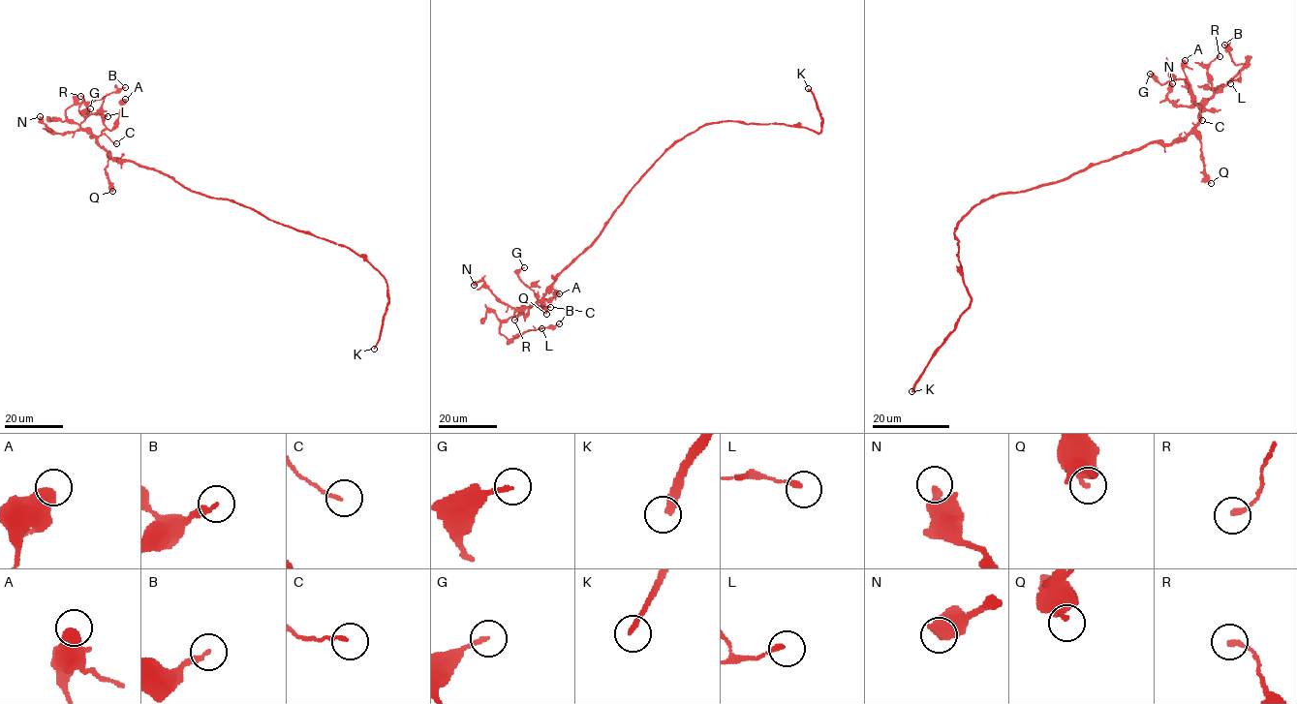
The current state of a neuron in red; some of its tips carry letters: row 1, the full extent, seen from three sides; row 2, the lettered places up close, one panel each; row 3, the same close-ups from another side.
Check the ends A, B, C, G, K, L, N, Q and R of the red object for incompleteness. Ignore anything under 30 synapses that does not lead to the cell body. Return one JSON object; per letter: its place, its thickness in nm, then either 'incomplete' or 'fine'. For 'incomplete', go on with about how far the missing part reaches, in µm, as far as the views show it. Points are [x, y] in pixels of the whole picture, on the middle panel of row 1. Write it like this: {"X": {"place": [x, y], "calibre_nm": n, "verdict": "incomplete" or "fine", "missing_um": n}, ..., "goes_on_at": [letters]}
{"A": {"place": [559, 293], "calibre_nm": 600, "verdict": "fine"}, "B": {"place": [559, 323], "calibre_nm": 240, "verdict": "fine"}, "C": {"place": [550, 307], "calibre_nm": 110, "verdict": "fine"}, "G": {"place": [524, 267], "calibre_nm": 180, "verdict": "fine"}, "K": {"place": [808, 88], "calibre_nm": 240, "verdict": "incomplete", "missing_um": 150}, "L": {"place": [541, 328], "calibre_nm": 180, "verdict": "fine"}, "N": {"place": [474, 285], "calibre_nm": 400, "verdict": "fine"}, "Q": {"place": [546, 314], "calibre_nm": 220, "verdict": "fine"}, "R": {"place": [514, 320], "calibre_nm": 190, "verdict": "fine"}, "goes_on_at": ["K"]}

